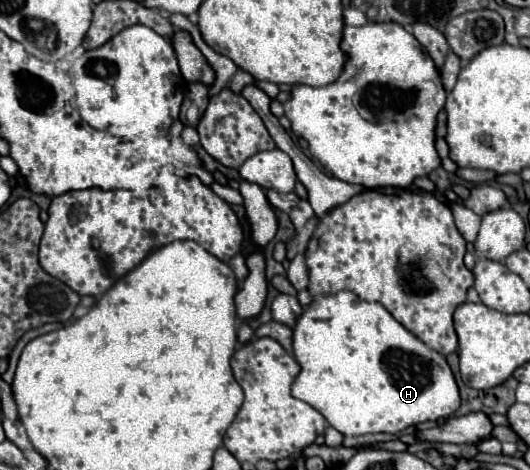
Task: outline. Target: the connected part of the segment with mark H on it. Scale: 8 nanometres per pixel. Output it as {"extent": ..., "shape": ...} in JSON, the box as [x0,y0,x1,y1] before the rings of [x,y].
{"extent":[291,291,459,435],"shape":[[[341,291],[315,299],[293,327],[293,351],[301,365],[291,393],[313,405],[343,435],[399,433],[423,421],[437,421],[459,409],[459,389],[445,357],[409,333],[381,303],[369,303]]]}

